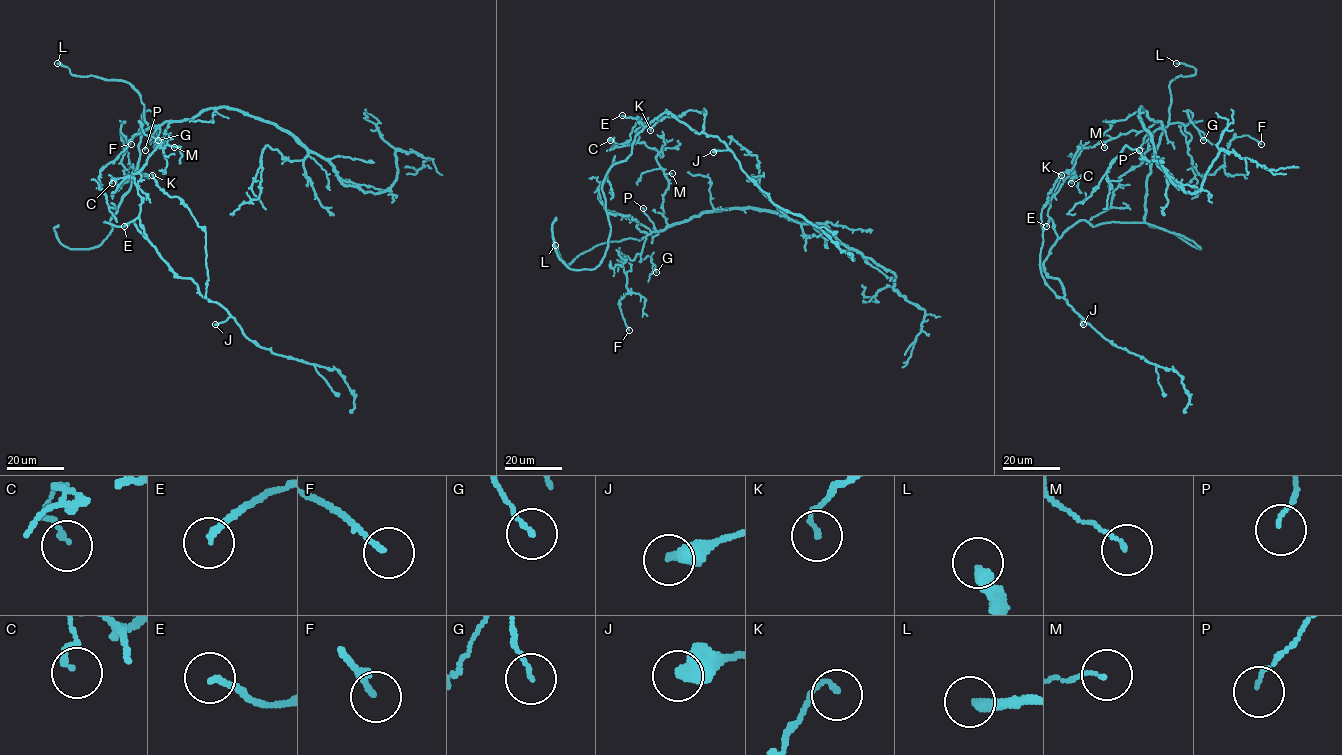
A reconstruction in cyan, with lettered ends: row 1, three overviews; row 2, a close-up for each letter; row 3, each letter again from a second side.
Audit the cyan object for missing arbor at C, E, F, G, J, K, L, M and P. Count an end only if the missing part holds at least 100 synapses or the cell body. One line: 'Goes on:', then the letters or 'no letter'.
Goes on: no letter

